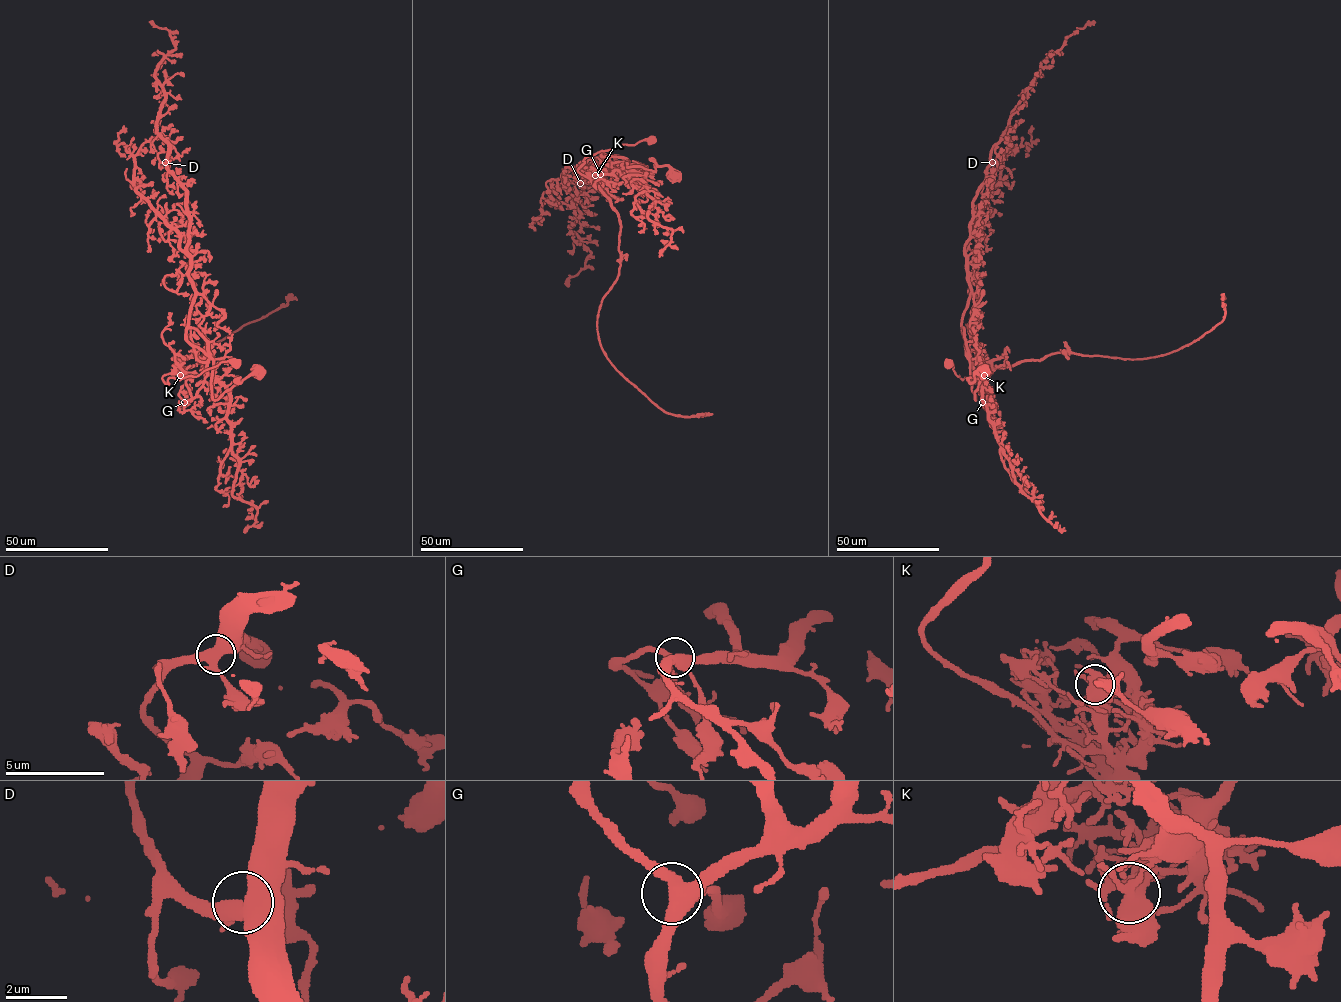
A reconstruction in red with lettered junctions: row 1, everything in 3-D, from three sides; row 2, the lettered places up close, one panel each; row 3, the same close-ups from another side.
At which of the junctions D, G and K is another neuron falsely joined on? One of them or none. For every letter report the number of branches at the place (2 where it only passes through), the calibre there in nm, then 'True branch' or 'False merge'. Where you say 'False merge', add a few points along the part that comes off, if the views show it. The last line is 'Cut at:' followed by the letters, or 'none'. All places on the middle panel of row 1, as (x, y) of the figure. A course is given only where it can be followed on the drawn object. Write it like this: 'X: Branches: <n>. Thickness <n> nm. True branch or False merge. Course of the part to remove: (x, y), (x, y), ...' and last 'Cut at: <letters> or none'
D: Branches: 4. Thickness 480 nm. True branch
G: Branches: 5. Thickness 420 nm. True branch
K: Branches: 4. Thickness 440 nm. False merge. Course of the part to remove: (595, 175), (621, 226), (617, 279), (598, 313), (597, 331), (604, 354), (665, 411), (682, 416), (712, 414)
Cut at: K

